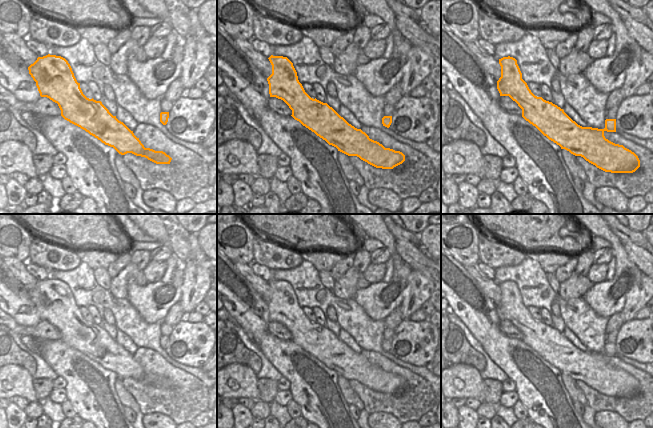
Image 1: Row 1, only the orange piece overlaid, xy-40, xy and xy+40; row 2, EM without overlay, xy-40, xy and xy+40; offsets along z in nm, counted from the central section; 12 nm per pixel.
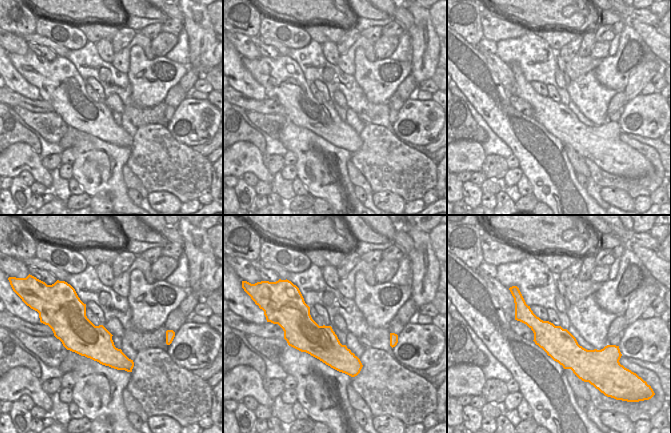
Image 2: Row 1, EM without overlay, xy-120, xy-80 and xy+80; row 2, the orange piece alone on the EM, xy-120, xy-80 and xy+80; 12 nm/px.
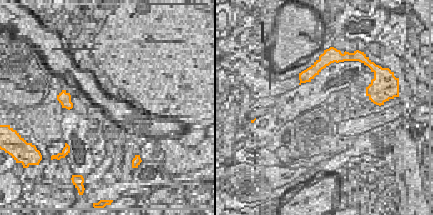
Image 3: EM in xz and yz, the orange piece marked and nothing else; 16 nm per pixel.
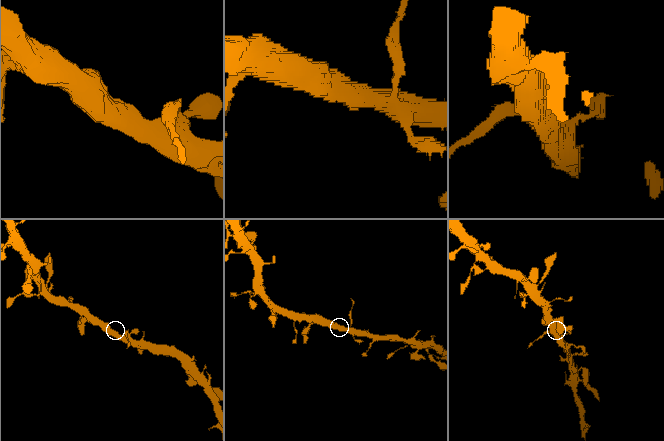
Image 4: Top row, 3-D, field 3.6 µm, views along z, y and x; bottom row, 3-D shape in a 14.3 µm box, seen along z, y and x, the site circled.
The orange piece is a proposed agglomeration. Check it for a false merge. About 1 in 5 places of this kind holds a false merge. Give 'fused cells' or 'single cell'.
single cell

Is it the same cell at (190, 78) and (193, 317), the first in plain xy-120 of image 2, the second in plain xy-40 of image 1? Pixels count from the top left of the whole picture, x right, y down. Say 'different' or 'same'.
different

